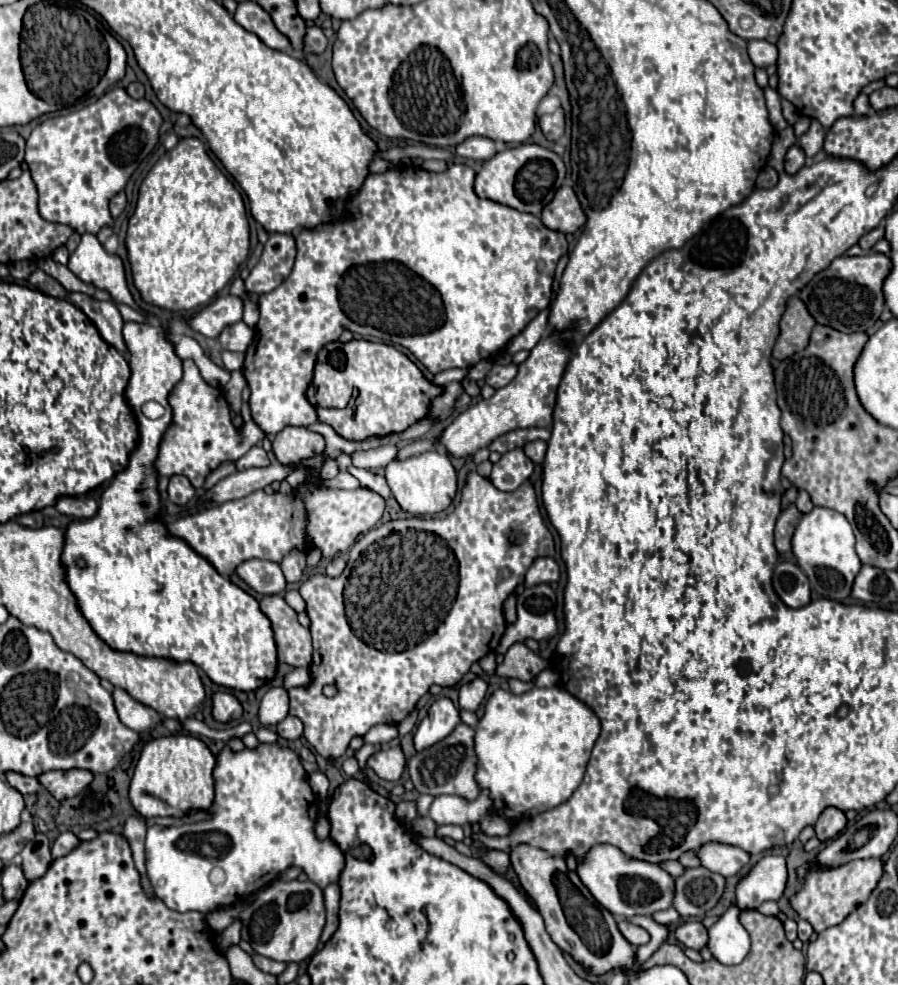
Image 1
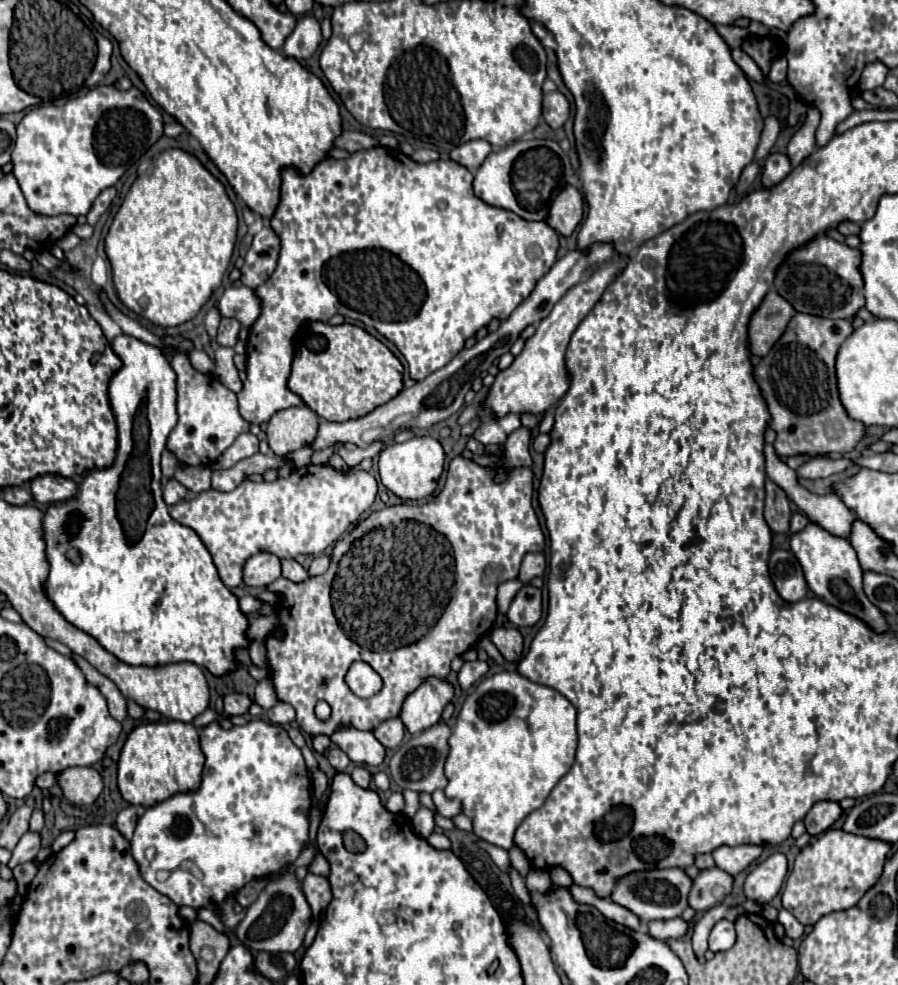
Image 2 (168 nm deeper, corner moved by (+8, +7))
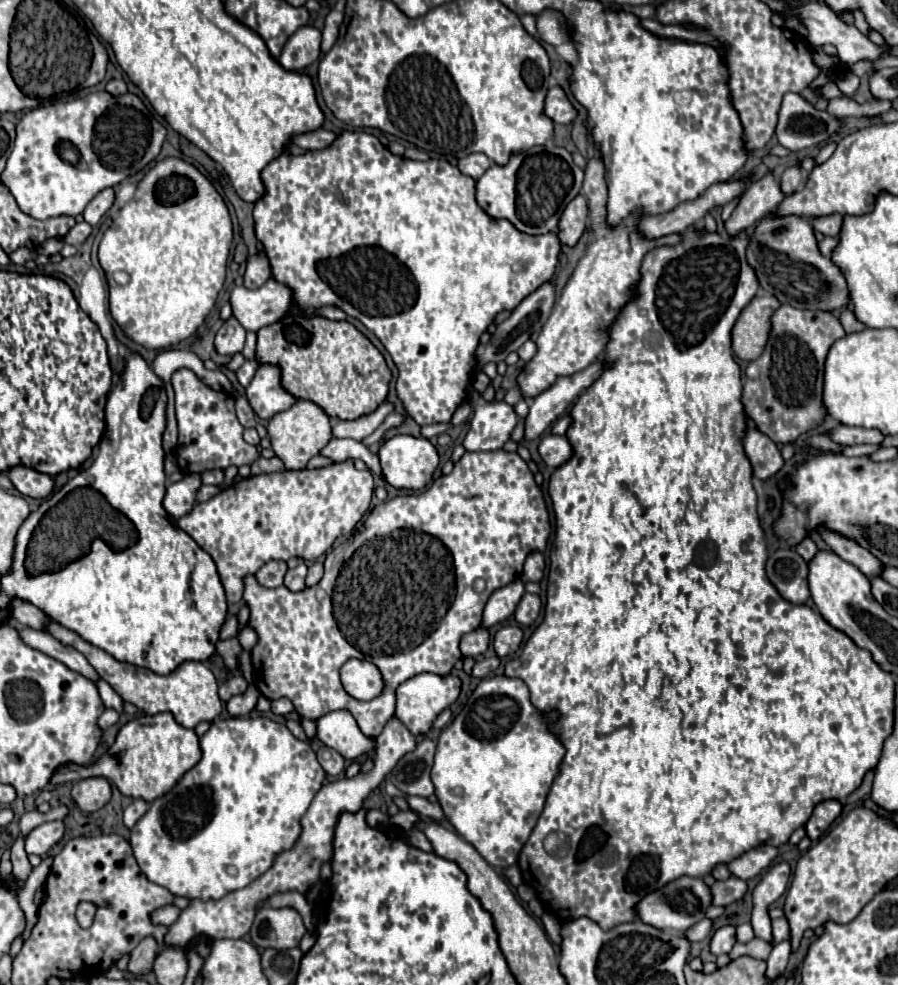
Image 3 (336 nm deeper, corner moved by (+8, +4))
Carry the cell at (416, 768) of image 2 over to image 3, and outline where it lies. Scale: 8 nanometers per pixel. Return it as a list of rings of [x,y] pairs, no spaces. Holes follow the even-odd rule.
[[[424,738],[418,746],[408,752],[392,770],[392,784],[406,794],[416,796],[432,796],[434,784],[430,780],[432,764],[436,754],[436,742],[432,738]]]

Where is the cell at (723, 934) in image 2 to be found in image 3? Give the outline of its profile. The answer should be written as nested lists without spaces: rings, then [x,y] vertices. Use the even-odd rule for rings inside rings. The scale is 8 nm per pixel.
[[[726,924],[722,928],[718,928],[710,940],[710,950],[712,954],[728,954],[732,950],[732,946],[736,944],[736,926]]]

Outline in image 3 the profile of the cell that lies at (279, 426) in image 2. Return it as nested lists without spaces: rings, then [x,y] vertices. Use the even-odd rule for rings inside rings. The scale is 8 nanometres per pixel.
[[[298,400],[290,410],[278,412],[270,420],[268,436],[272,442],[272,450],[284,462],[286,470],[302,470],[302,468],[306,468],[308,460],[312,456],[316,456],[330,442],[332,432],[330,432],[328,416],[322,412],[322,408],[318,408],[314,402]]]

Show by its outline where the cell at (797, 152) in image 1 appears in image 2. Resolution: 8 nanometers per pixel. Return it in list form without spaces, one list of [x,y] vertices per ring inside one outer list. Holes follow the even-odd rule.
[[[772,153],[762,169],[762,187],[774,187],[774,183],[780,183],[790,173],[790,161],[782,153]]]

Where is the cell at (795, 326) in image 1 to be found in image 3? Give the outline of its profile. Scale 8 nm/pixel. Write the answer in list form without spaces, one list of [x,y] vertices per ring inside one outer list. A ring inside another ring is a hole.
[[[766,294],[754,298],[740,314],[732,330],[732,350],[742,360],[756,360],[770,336],[772,314],[780,308],[780,302]]]

